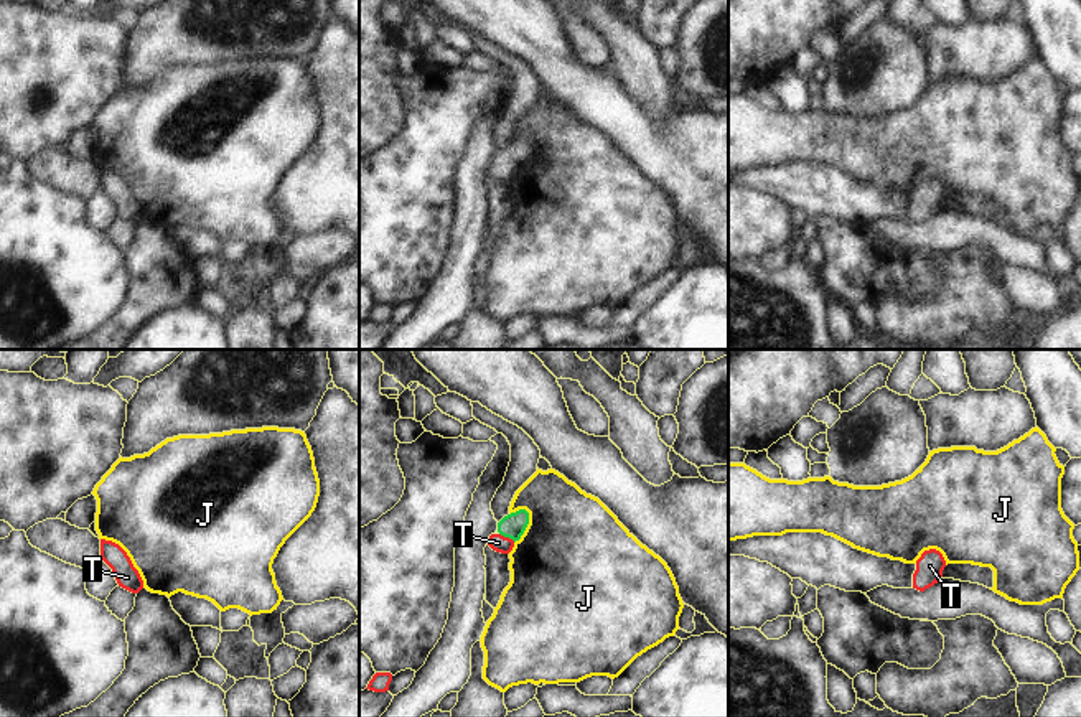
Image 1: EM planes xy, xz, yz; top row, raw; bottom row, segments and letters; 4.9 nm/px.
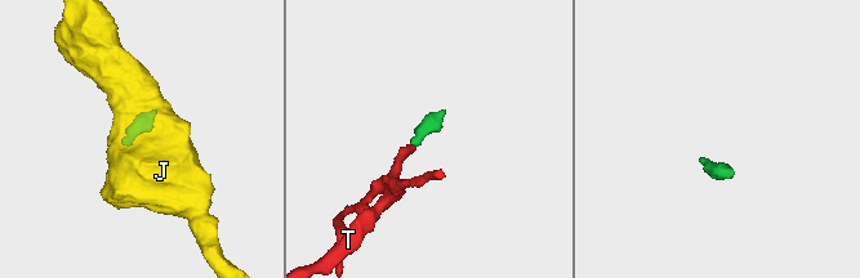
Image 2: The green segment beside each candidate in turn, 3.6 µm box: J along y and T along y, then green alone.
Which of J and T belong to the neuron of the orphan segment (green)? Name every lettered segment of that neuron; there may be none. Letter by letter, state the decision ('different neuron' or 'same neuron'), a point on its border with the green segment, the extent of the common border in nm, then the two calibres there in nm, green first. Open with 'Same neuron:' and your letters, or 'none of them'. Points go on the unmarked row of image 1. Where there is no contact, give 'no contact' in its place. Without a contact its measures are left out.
Same neuron: T
J: different neuron; contact xz (526, 157); length 180 nm; calibres 120 and 500 nm
T: same neuron; contact xz (508, 167); length 90 nm; calibres 120 and 90 nm

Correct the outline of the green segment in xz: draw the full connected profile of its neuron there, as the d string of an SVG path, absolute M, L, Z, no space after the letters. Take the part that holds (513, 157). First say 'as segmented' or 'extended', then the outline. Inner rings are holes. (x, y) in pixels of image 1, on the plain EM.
extended; M526 140L504 147L498 153L498 163L489 166L488 176L496 183L509 185L514 178L514 173L524 165L527 155L529 143Z

